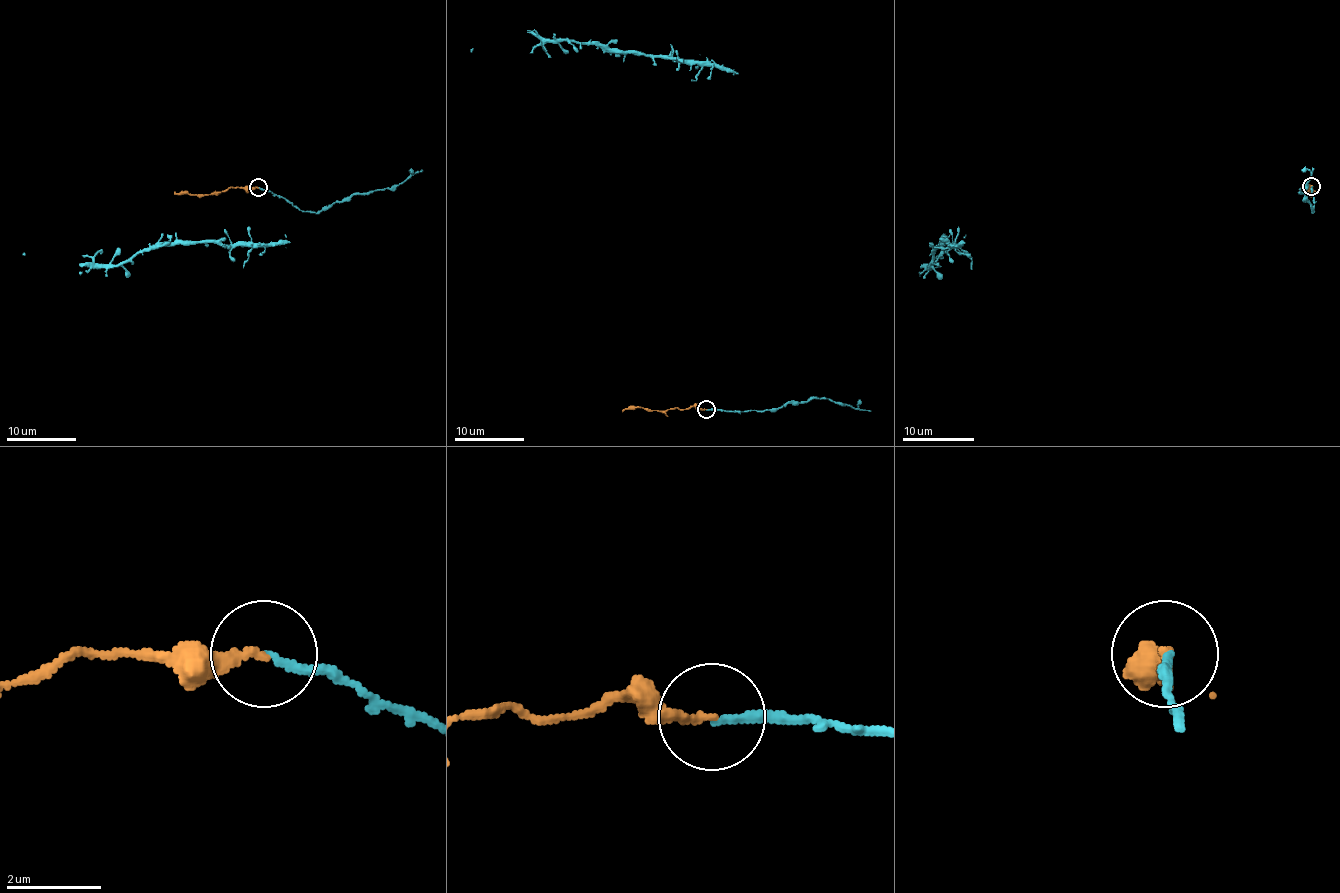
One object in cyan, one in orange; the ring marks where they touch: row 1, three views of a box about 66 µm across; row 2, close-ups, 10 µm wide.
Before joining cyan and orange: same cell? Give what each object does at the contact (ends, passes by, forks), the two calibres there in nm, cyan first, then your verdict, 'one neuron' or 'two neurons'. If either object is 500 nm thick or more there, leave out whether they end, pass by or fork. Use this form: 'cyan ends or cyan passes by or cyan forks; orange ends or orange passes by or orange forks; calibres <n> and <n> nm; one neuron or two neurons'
cyan ends; orange ends; calibres 150 and 200 nm; one neuron

